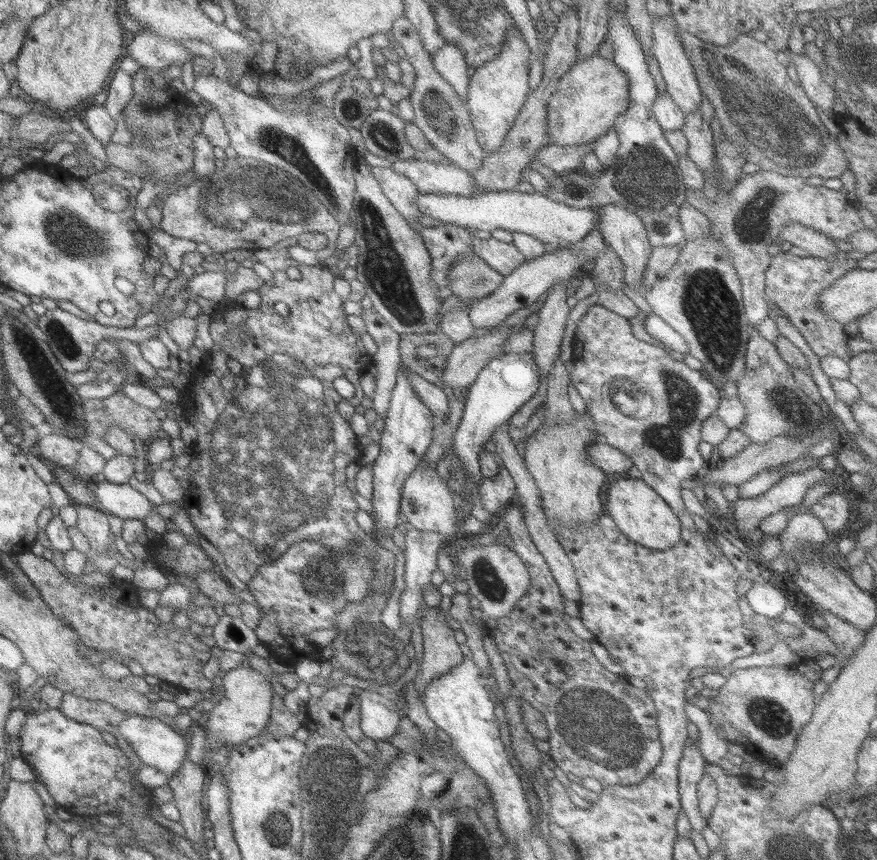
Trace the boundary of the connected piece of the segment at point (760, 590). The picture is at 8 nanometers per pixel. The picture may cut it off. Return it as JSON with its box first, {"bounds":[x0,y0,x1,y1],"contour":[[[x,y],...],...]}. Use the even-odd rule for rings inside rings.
{"bounds":[744,581,789,619],"contour":[[[760,581],[753,583],[744,597],[755,614],[770,619],[777,619],[783,609],[789,606],[783,592],[776,587],[776,582]]]}

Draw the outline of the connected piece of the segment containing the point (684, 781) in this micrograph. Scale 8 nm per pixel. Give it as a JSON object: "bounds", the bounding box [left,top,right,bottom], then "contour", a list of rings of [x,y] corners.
{"bounds":[677,738,706,833],"contour":[[[688,738],[684,742],[685,748],[681,753],[681,758],[677,764],[677,786],[679,794],[680,808],[686,816],[691,832],[700,833],[706,826],[706,820],[701,818],[697,811],[697,794],[696,787],[701,778],[701,772],[705,767],[705,760],[701,757],[701,753]]]}

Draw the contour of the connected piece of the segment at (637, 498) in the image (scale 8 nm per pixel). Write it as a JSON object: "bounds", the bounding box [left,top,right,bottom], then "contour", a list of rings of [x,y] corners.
{"bounds":[607,478,680,551],"contour":[[[617,478],[609,484],[607,490],[607,514],[631,542],[653,551],[671,548],[680,537],[680,523],[677,515],[665,504],[665,501],[641,479]]]}

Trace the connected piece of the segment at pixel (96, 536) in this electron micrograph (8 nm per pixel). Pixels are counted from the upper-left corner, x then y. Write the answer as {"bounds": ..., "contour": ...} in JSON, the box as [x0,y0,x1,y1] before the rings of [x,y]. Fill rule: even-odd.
{"bounds":[74,505,109,555],"contour":[[[75,505],[76,524],[74,525],[87,539],[92,552],[103,555],[109,548],[109,527],[103,512],[85,505]]]}

